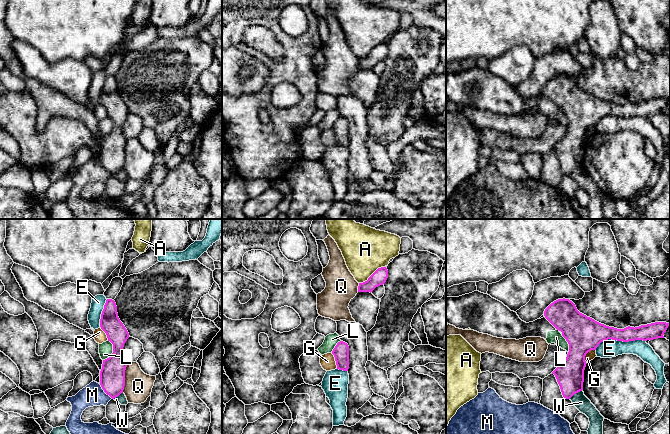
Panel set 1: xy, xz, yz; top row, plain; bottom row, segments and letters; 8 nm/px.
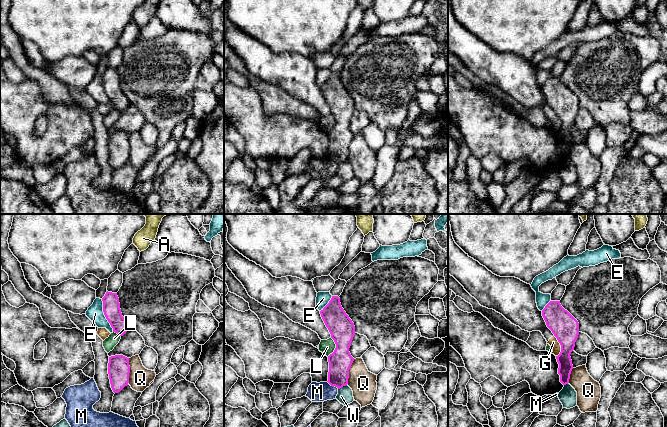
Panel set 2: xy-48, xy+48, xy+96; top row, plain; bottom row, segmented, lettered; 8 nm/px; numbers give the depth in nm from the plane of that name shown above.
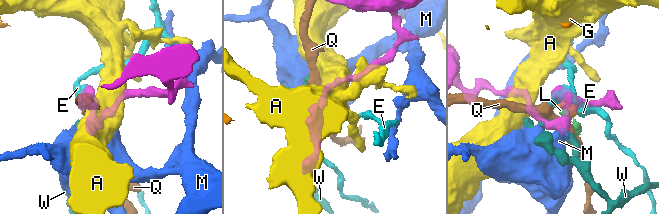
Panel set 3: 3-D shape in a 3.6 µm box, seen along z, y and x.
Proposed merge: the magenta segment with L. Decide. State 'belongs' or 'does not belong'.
does not belong

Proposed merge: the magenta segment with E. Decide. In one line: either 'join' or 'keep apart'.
keep apart

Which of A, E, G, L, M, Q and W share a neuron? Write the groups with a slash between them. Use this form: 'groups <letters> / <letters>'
groups A / E / G / L / M / Q / W

